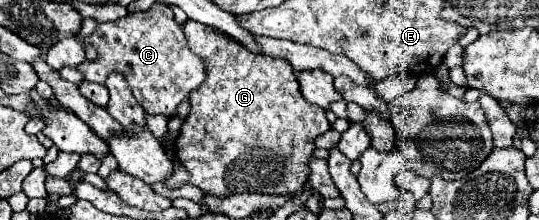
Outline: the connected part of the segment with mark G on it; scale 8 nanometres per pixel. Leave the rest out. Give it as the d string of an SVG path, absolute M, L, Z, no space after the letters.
M186 21L184 33L190 49L206 61L206 81L190 93L192 111L184 119L182 131L176 139L176 153L184 167L190 171L190 183L204 193L228 197L230 193L268 193L268 195L294 195L308 181L308 161L314 153L314 139L330 129L322 109L310 105L298 87L292 65L286 59L272 59L250 53L242 43L228 39L222 31Z

